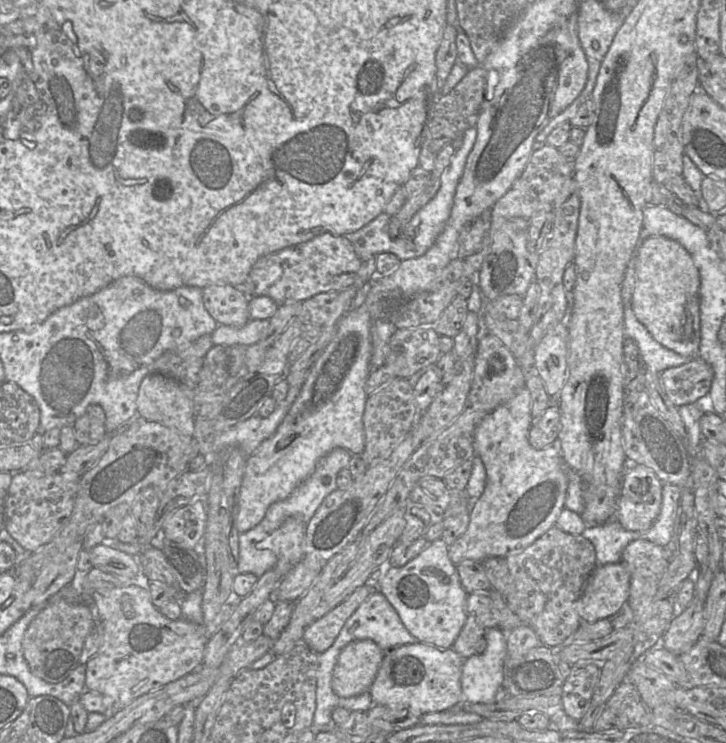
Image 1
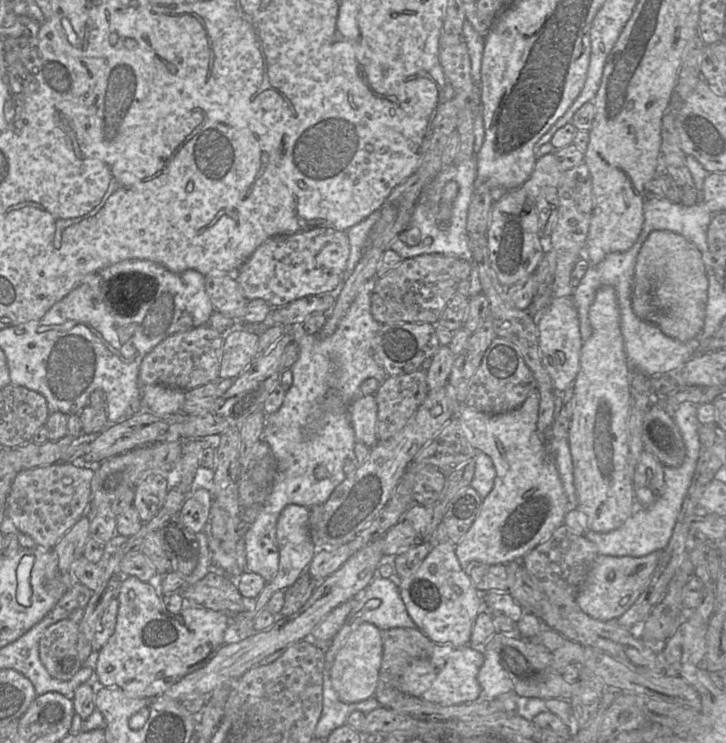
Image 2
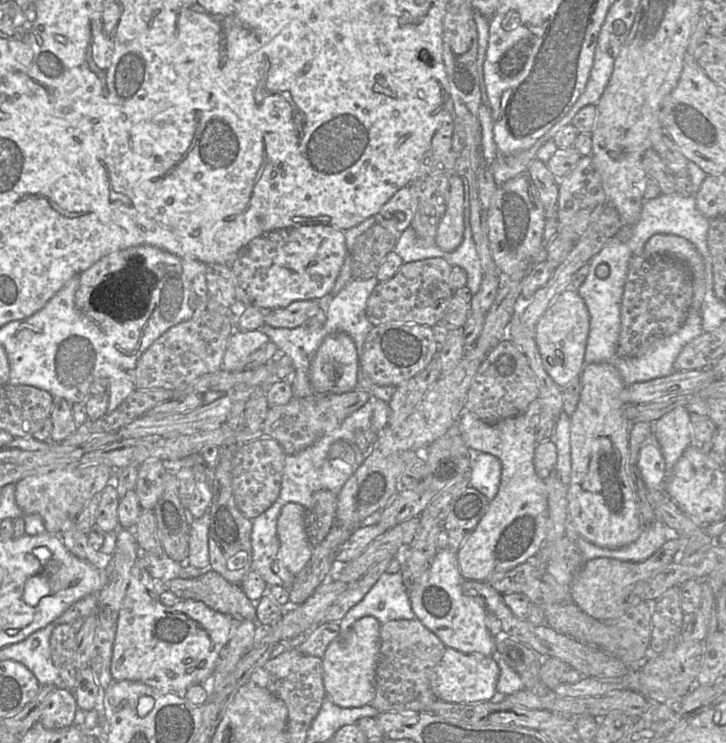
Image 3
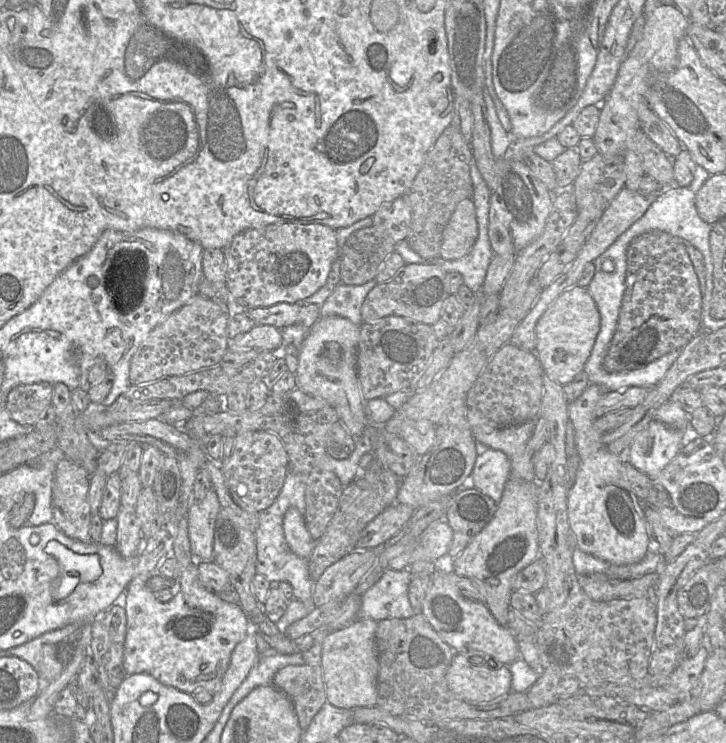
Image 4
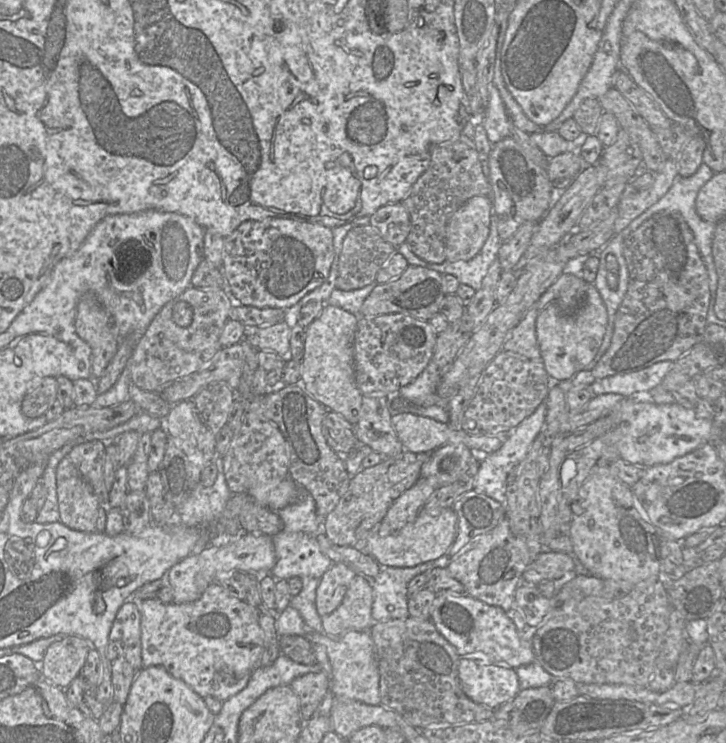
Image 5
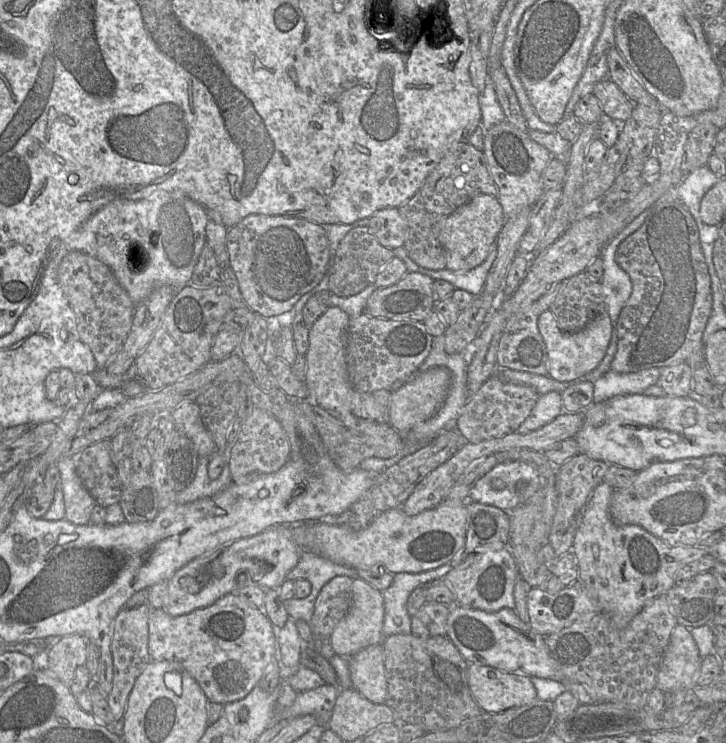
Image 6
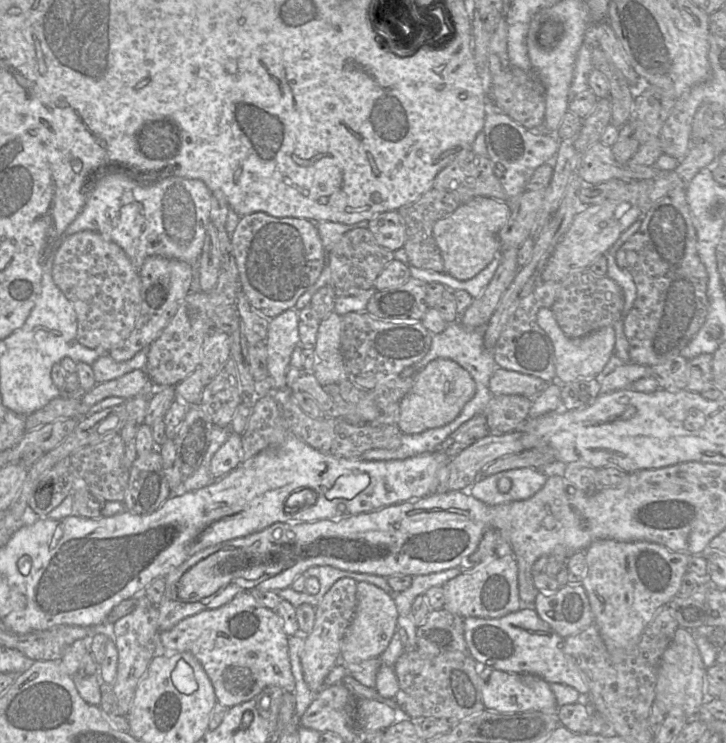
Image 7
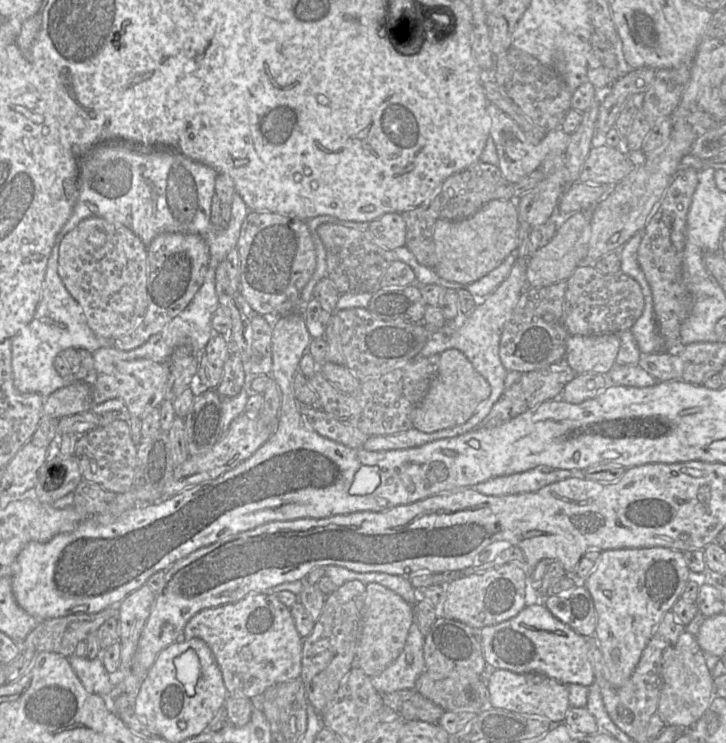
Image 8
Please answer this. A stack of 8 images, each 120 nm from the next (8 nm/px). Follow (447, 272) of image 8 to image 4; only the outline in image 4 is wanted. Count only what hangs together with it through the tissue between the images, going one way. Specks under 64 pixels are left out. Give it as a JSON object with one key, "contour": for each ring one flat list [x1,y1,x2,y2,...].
{"contour":[[472,198,460,201,443,231,440,257,456,260,467,255,478,236,475,204]]}

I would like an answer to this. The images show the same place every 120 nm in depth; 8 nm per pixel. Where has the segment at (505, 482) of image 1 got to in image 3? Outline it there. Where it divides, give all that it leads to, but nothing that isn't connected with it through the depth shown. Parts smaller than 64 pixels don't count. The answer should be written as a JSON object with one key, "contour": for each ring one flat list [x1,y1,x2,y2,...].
{"contour":[[537,398,529,404,523,414,497,423,484,422,467,410,464,410,457,420,466,446,471,450,495,456,500,460,502,466,497,495,489,501,486,513,474,531,456,551,460,574,465,580,488,584,496,581,502,578,506,572,534,557,545,543,548,530,547,489,545,481,537,476,533,462,536,447,536,426,541,410,542,405]]}

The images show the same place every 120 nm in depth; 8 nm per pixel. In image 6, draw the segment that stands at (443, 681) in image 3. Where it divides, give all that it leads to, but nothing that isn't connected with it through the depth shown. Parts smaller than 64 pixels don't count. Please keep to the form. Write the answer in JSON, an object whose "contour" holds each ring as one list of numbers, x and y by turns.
{"contour":[[470,663,467,670,470,692,483,712,502,712,537,698,531,677]]}

